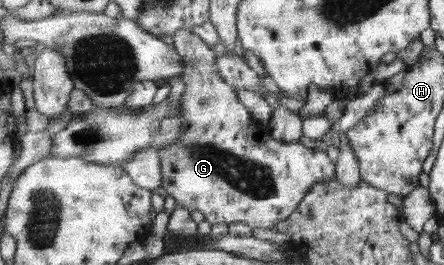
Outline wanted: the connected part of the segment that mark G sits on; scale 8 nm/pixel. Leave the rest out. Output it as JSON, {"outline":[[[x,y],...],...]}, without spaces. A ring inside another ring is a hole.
{"outline":[[[187,29],[174,34],[173,43],[183,56],[186,69],[182,81],[186,84],[181,95],[181,109],[185,117],[184,136],[178,143],[162,147],[159,151],[163,169],[163,189],[175,203],[187,209],[200,211],[210,224],[244,222],[263,229],[274,228],[287,219],[301,204],[314,184],[327,183],[336,177],[336,164],[327,149],[307,149],[299,142],[286,143],[272,137],[266,123],[253,119],[251,111],[239,101],[240,93],[217,73],[217,55],[199,36]]]}

